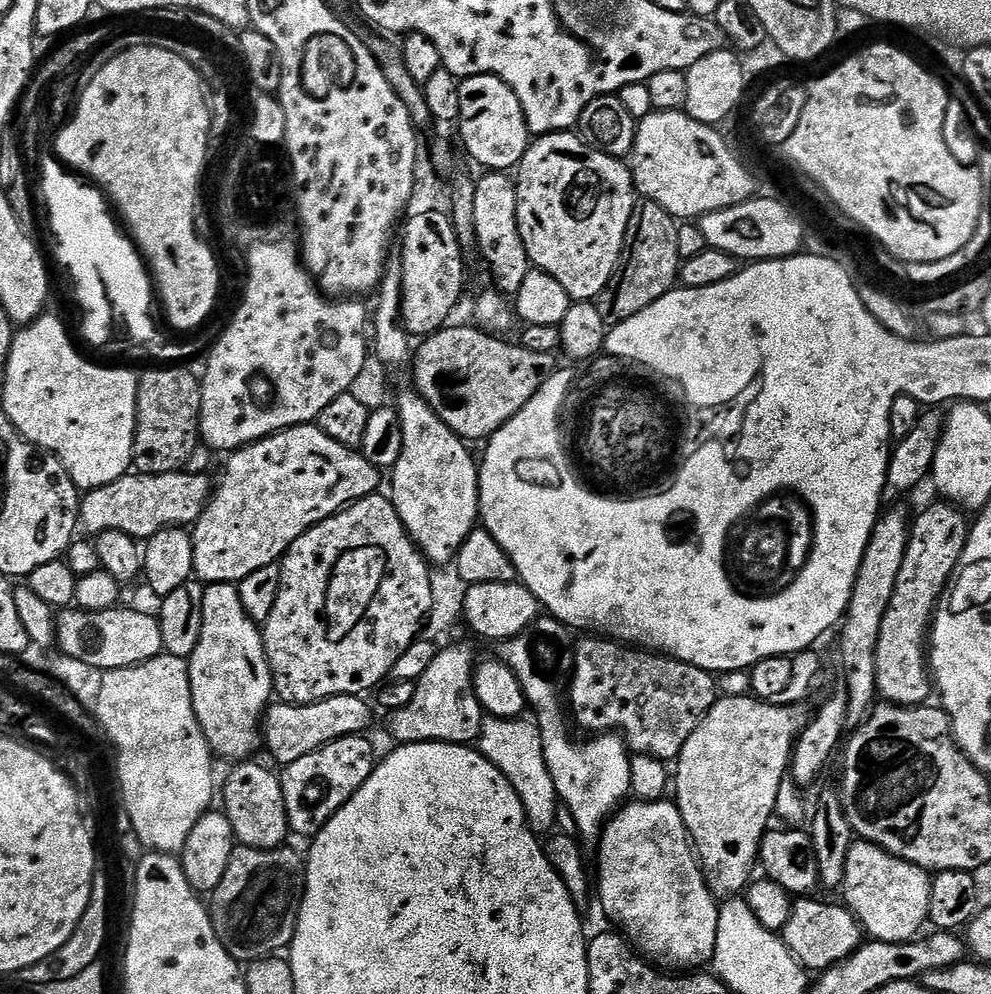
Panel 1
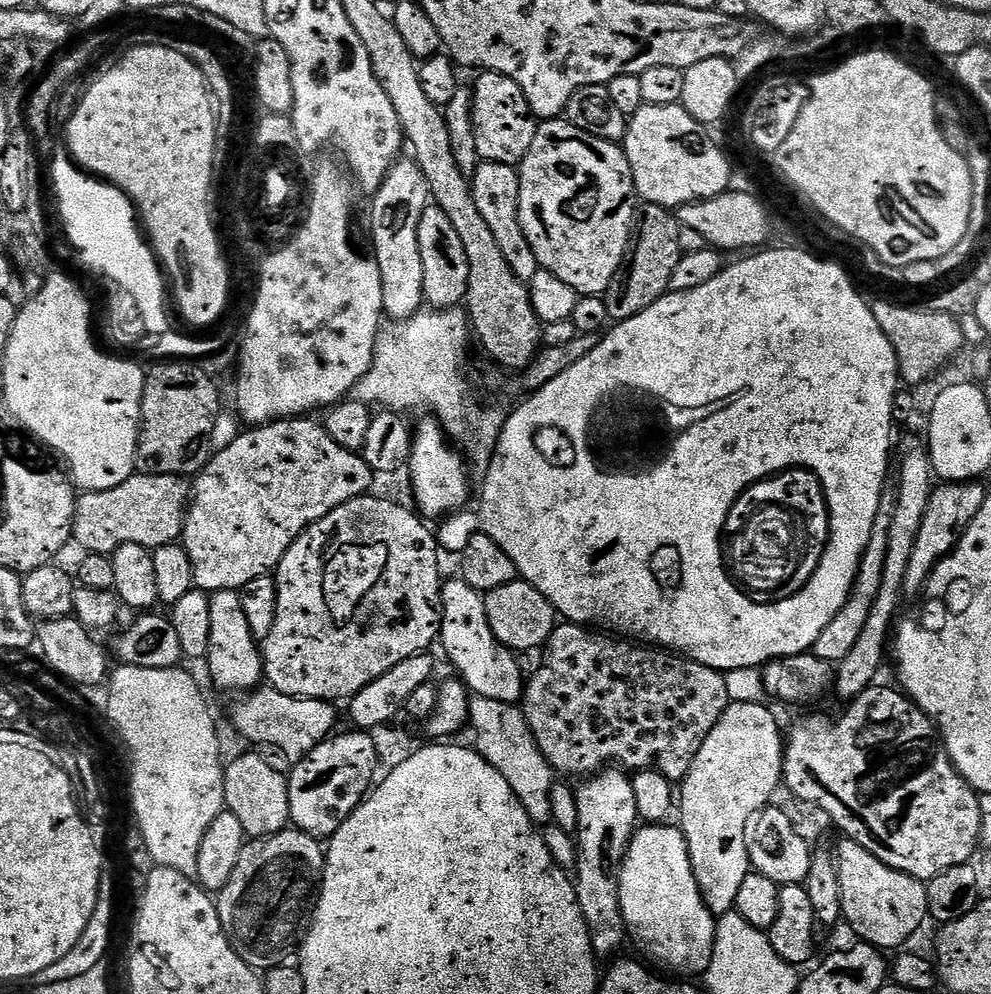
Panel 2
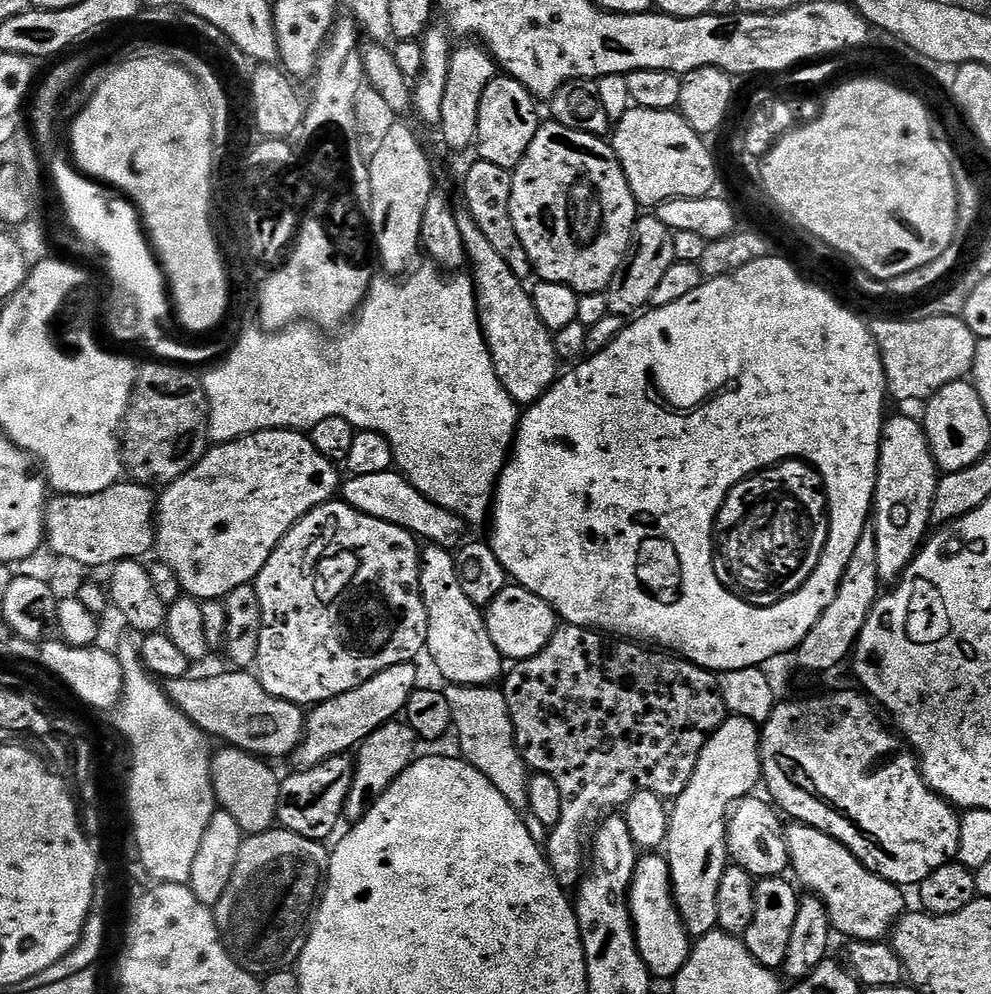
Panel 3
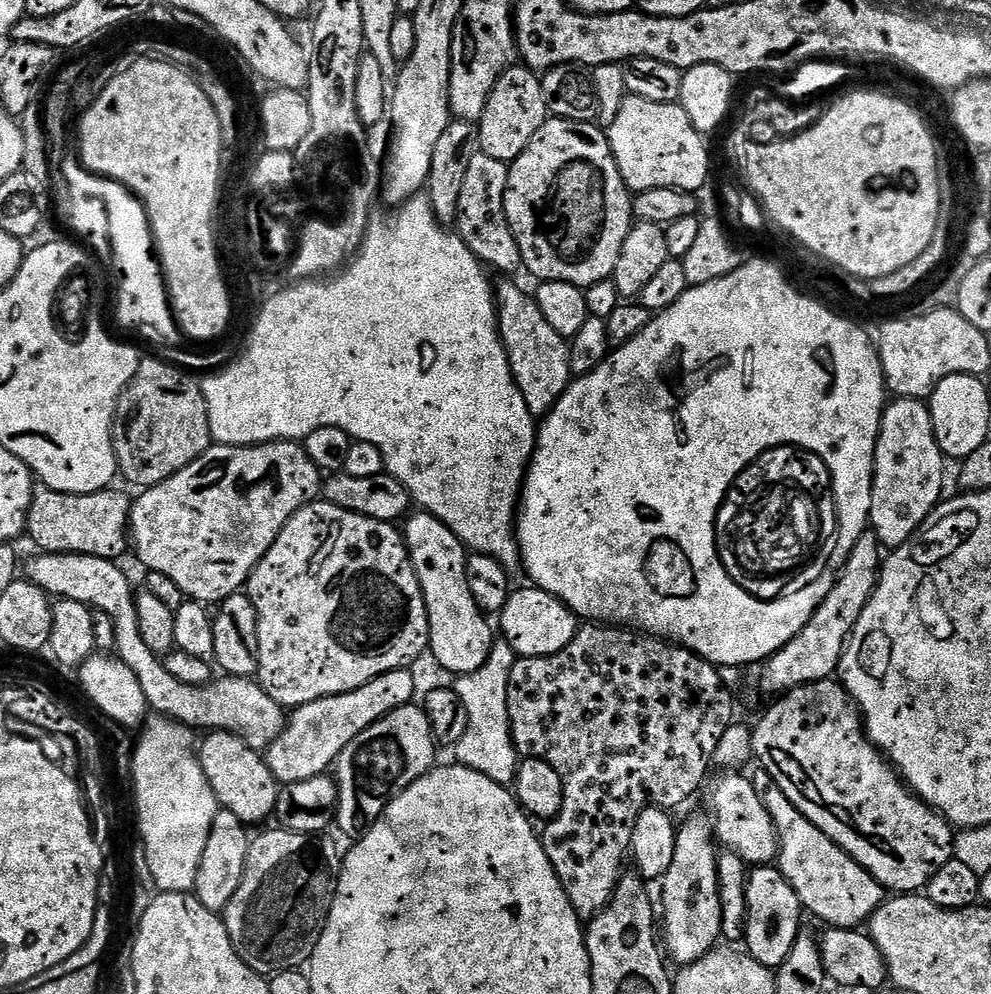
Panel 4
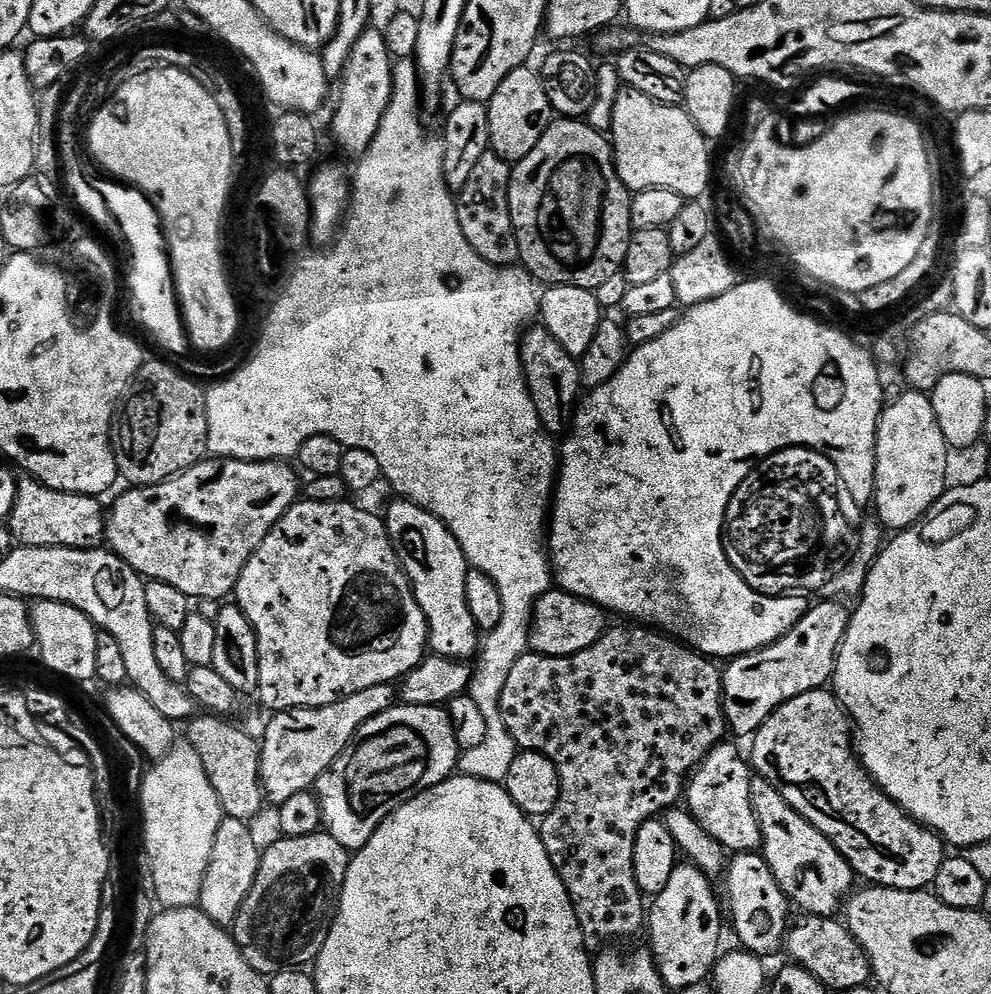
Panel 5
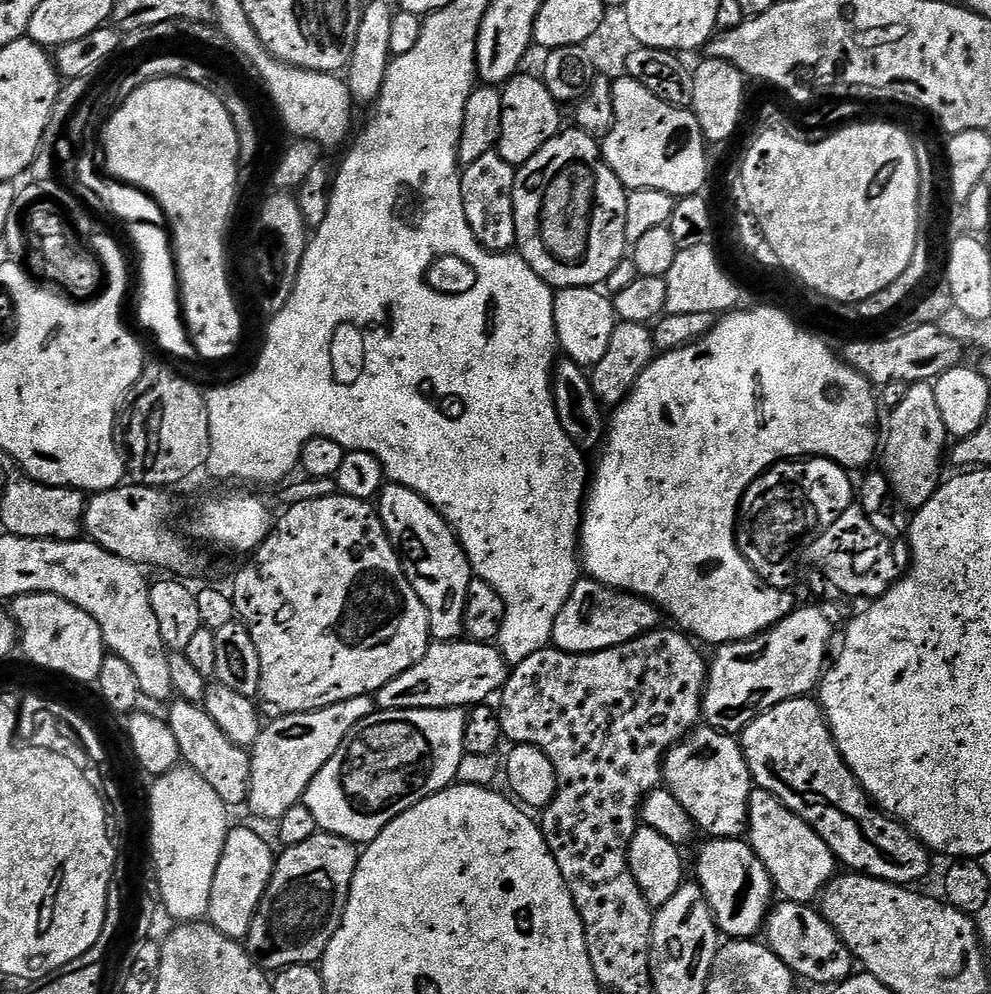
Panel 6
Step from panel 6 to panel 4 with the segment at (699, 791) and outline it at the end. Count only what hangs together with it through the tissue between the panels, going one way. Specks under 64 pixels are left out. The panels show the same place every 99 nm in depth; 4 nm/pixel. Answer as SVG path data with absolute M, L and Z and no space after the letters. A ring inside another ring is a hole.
M728 770L720 776L716 781L713 779L712 784L712 812L710 811L710 819L714 825L714 836L727 851L738 854L738 858L742 858L744 863L749 866L768 866L777 859L778 856L778 833L774 822L770 818L770 814L766 810L766 806L762 806L762 798L758 798L758 794L754 790L751 779L747 775L741 774L736 770Z

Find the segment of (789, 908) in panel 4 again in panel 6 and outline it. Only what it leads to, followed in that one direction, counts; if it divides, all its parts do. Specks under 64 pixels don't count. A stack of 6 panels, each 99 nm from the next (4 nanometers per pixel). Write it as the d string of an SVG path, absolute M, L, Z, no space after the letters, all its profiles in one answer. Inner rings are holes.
M708 838L705 841L696 856L694 880L704 891L717 929L734 940L759 937L765 931L768 914L774 907L774 885L766 866L747 839Z

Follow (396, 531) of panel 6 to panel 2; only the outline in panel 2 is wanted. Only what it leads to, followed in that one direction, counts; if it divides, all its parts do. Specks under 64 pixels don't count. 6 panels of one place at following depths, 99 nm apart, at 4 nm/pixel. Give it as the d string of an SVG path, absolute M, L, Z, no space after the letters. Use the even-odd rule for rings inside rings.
M459 578L445 579L438 592L438 644L444 647L450 663L456 667L455 675L459 677L465 688L473 697L490 698L494 702L519 705L526 683L525 673L520 673L517 653L513 652L490 630L490 622L486 618L481 593L476 592L468 583Z

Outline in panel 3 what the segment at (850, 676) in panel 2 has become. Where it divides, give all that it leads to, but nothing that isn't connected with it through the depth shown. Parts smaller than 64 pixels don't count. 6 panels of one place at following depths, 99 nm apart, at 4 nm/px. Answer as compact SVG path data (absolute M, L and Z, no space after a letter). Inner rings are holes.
M889 415L884 422L884 433L880 435L880 461L876 475L876 499L874 501L878 574L881 581L891 581L907 565L908 561L915 557L925 543L930 532L928 524L933 523L932 503L936 497L937 479L936 460L932 457L932 447L928 441L928 435L924 433L923 423L917 417L915 420L912 416Z

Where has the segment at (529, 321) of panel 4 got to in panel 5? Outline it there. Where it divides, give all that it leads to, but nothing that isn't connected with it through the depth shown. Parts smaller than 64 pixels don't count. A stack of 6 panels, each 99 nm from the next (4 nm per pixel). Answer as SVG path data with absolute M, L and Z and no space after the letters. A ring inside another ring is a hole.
M533 327L522 340L520 359L524 361L524 376L528 379L528 389L532 391L532 400L536 403L545 432L564 434L569 431L574 419L573 409L577 407L582 396L580 365L577 357L566 354L566 350L558 346L558 342L548 333L547 328L536 327Z

